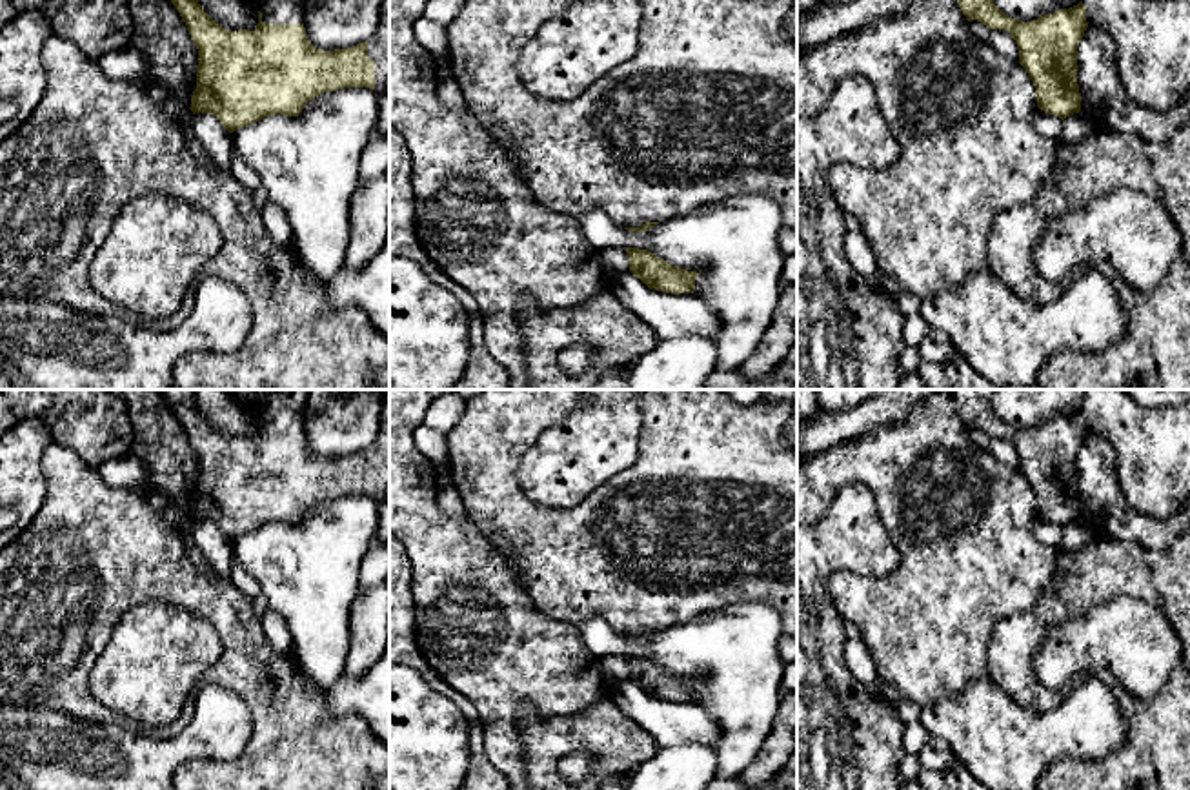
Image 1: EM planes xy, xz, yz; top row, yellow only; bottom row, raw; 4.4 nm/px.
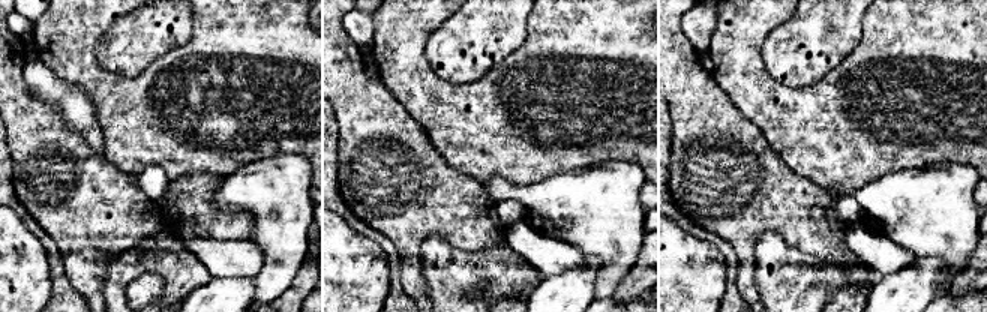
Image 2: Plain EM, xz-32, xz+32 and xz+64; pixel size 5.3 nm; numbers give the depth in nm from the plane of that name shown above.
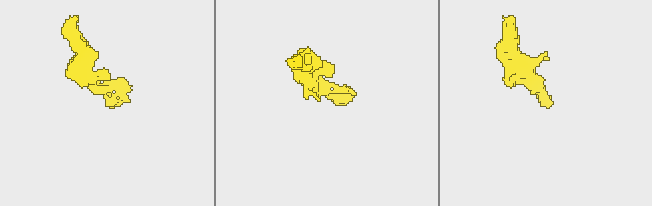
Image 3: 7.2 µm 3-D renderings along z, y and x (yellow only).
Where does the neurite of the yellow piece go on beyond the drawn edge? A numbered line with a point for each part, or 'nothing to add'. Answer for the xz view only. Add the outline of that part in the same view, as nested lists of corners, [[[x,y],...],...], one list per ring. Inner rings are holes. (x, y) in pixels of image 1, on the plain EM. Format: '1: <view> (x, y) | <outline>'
nothing to add

